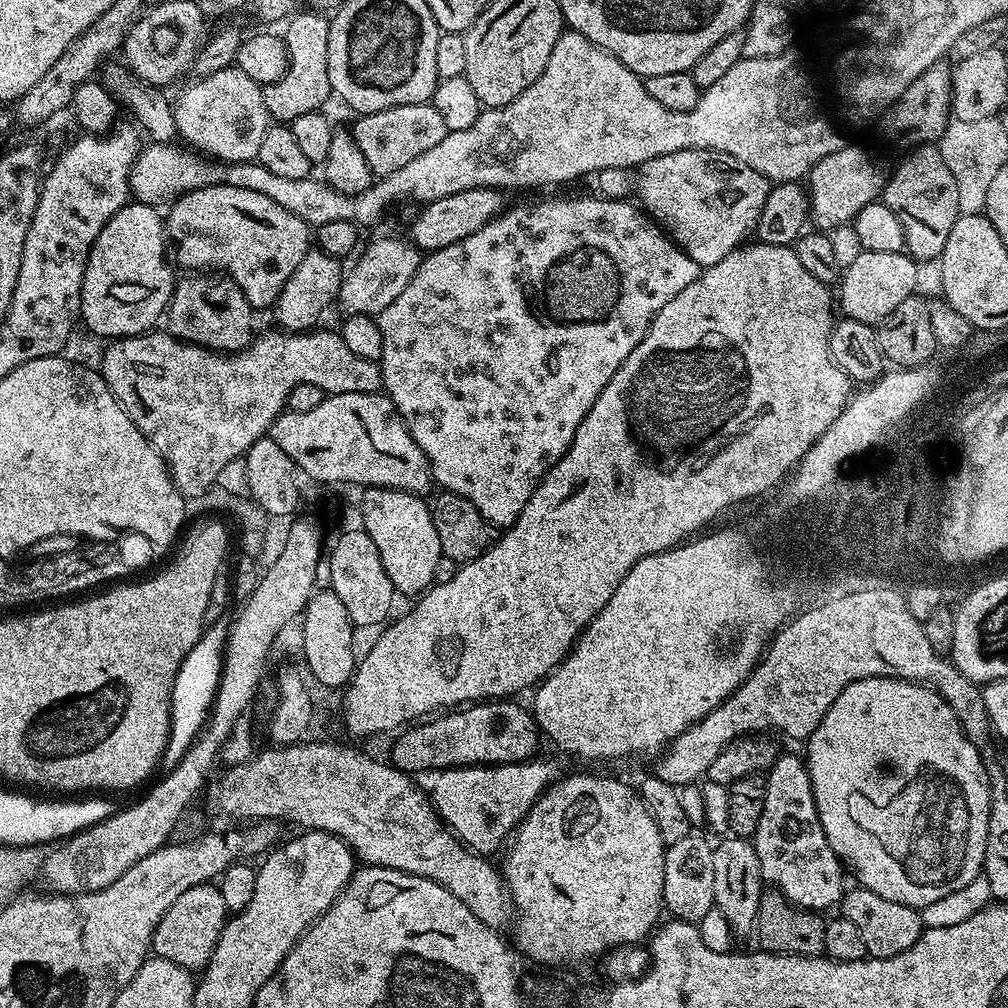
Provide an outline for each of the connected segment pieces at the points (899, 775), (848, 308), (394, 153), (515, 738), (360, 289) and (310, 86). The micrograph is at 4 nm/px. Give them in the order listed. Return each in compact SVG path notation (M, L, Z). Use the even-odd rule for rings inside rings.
M871 676L847 684L838 694L838 698L834 698L830 710L826 710L820 725L807 737L807 744L806 763L826 842L830 842L834 854L840 857L850 872L852 867L852 872L856 875L855 883L859 887L874 890L874 894L882 894L882 898L890 898L890 902L902 902L919 910L930 902L938 902L938 898L946 898L946 894L954 894L954 890L962 890L966 882L981 875L991 810L986 760L980 757L981 749L968 740L954 710L934 687L912 680L902 680L899 676Z
M862 251L850 266L842 269L842 275L838 280L840 296L838 292L838 308L845 317L858 322L866 322L878 326L898 305L906 302L908 296L917 291L916 288L917 261L904 252L894 254L878 254L877 252Z
M411 104L410 106L394 106L390 110L365 112L355 117L356 125L350 128L358 150L362 150L362 158L366 158L366 166L370 166L373 177L379 178L386 174L394 174L406 162L418 158L418 154L426 154L449 132L442 114L427 104Z
M512 698L472 702L435 718L413 723L409 732L399 733L401 736L392 748L390 763L405 774L417 774L427 768L443 770L461 766L518 764L522 760L531 760L537 755L536 747L542 741L542 733L533 713L516 702Z
M376 240L364 253L359 253L360 261L353 266L352 269L343 273L340 281L340 291L338 293L338 305L340 304L341 313L344 316L375 316L379 317L382 310L386 310L386 306L390 306L390 302L394 302L394 298L398 298L398 294L402 294L402 290L406 288L410 282L410 278L414 276L422 259L421 249L417 248L415 243L402 240Z
M300 10L287 21L288 32L283 33L284 45L288 51L286 74L278 82L263 85L264 102L269 117L285 126L302 114L321 111L328 96L333 95L328 73L328 26L327 15L316 10ZM325 16L325 17L324 17Z

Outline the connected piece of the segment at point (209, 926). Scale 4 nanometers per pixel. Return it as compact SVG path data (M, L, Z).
M215 883L194 886L186 890L186 894L174 898L174 906L162 914L162 922L158 922L152 935L151 951L161 960L169 960L189 970L203 970L214 954L214 946L218 946L224 921L229 916L226 901Z

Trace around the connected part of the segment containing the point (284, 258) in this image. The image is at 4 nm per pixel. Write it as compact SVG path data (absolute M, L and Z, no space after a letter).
M215 184L185 192L175 197L170 207L172 209L168 216L166 212L163 221L175 263L180 263L184 270L215 270L227 276L235 282L253 310L271 309L275 305L282 286L286 286L286 278L298 270L298 262L302 262L310 250L310 228L302 218L290 214L290 210L282 210L282 206L278 206L278 202L270 202L266 194L242 190L242 186Z

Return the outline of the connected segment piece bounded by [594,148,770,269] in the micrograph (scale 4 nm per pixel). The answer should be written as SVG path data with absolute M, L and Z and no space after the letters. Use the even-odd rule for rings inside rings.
M709 148L662 154L662 158L650 158L650 162L642 162L635 168L602 170L595 173L595 180L600 187L599 195L605 198L635 197L639 207L701 269L722 262L726 254L741 247L753 235L770 187L770 181L758 174L758 170L750 170L746 162Z

